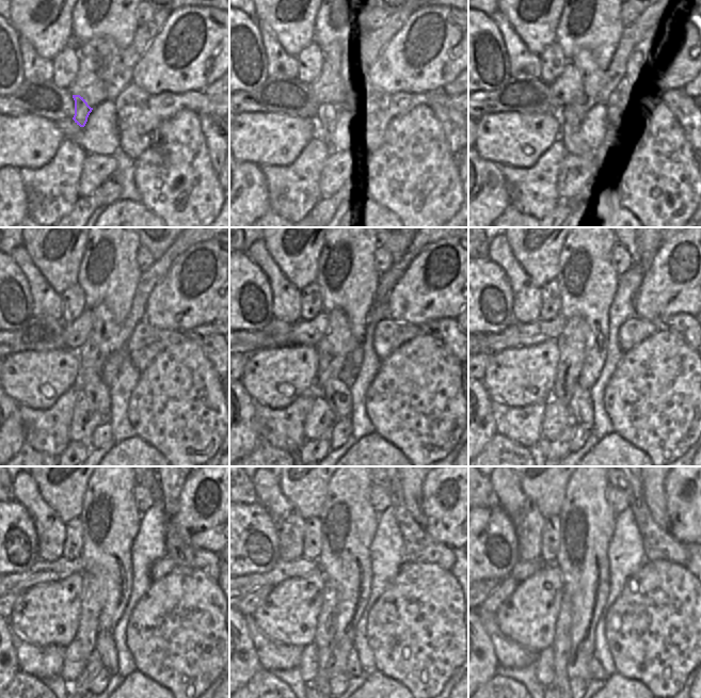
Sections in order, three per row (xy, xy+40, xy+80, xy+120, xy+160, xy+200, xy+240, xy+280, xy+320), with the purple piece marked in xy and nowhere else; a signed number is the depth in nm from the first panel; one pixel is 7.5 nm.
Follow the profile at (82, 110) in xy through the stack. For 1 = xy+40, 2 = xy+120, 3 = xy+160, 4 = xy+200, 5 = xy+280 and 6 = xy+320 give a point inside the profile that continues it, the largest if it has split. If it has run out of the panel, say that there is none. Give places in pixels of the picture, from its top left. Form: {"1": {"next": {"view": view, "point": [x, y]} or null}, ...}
{"1": {"next": {"view": "xy+40", "point": [325, 113]}}, "2": {"next": {"view": "xy+120", "point": [93, 385]}}, "3": {"next": {"view": "xy+160", "point": [337, 393]}}, "4": {"next": {"view": "xy+200", "point": [580, 406]}}, "5": {"next": {"view": "xy+280", "point": [353, 667]}}, "6": {"next": {"view": "xy+320", "point": [595, 668]}}}

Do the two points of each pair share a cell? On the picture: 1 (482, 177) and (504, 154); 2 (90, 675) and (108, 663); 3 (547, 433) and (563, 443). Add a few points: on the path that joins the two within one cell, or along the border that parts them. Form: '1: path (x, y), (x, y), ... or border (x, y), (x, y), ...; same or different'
1: border (479, 154), (483, 158), (496, 163); different
2: border (94, 649), (99, 655), (102, 666); different
3: border (572, 419), (553, 440), (544, 443); different

